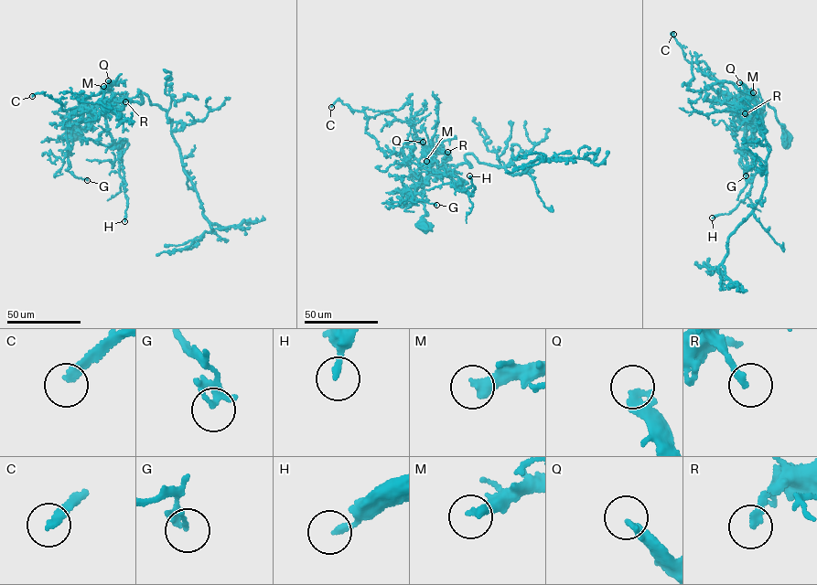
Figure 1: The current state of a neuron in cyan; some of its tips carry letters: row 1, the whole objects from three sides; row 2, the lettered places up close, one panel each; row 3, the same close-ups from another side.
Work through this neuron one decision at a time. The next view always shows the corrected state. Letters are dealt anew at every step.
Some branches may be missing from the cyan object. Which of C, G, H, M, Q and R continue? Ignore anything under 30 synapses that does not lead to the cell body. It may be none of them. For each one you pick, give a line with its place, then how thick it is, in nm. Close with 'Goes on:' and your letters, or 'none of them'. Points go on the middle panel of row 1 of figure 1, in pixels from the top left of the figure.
C: Place: (331, 107). Thickness 260 nm
M: Place: (426, 161). Thickness 360 nm
Q: Place: (423, 142). Thickness 380 nm
Goes on: C, M, Q

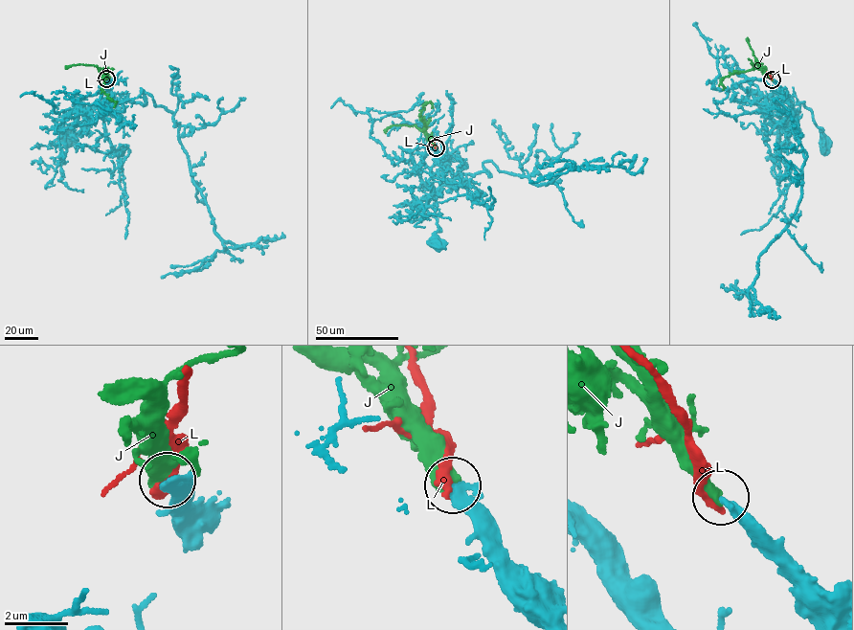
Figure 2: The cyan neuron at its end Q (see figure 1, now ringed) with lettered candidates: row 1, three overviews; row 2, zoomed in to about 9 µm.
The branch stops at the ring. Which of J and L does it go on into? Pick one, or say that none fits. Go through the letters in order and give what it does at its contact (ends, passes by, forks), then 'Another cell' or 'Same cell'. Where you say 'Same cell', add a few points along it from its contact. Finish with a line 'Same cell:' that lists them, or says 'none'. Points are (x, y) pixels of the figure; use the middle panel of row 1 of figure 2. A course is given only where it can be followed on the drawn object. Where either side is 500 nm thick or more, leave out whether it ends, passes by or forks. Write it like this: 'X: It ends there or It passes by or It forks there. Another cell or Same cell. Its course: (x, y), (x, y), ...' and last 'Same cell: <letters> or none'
J: It ends there. Same cell. Its course: (436, 147), (428, 140), (420, 116), (423, 105), (432, 103), (431, 107)
L: It ends there. Another cell
Same cell: J

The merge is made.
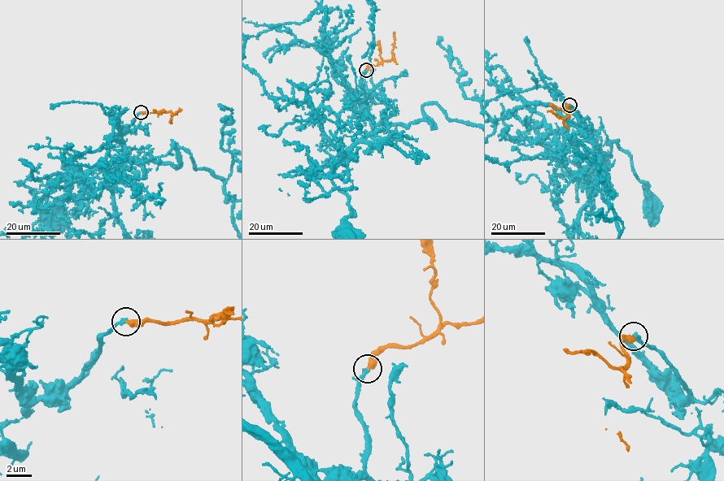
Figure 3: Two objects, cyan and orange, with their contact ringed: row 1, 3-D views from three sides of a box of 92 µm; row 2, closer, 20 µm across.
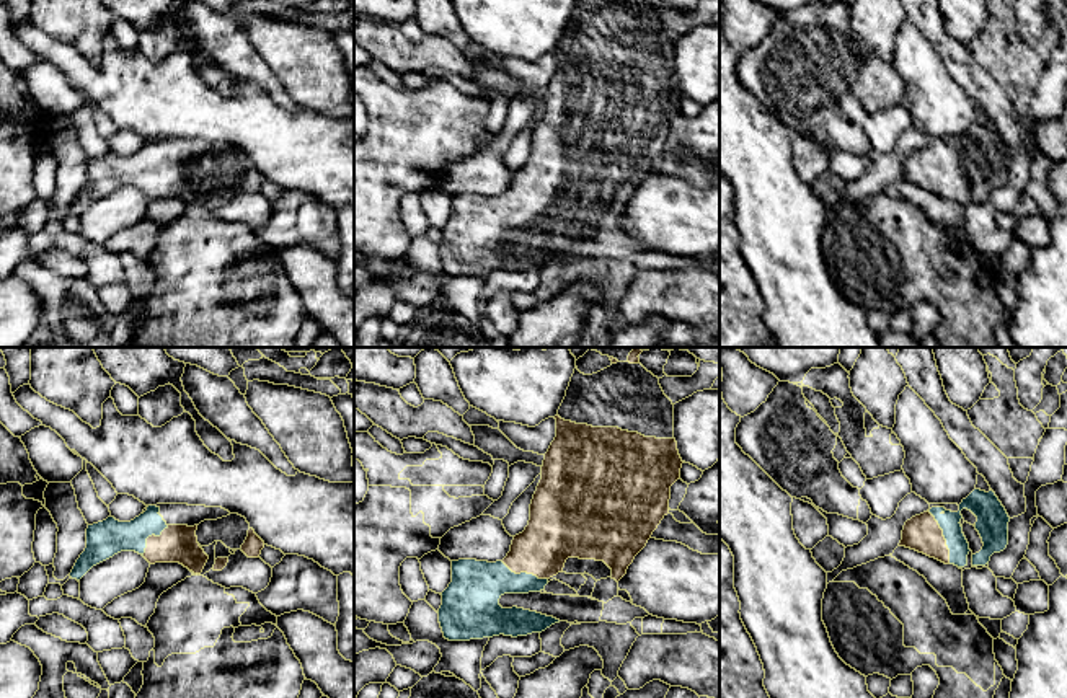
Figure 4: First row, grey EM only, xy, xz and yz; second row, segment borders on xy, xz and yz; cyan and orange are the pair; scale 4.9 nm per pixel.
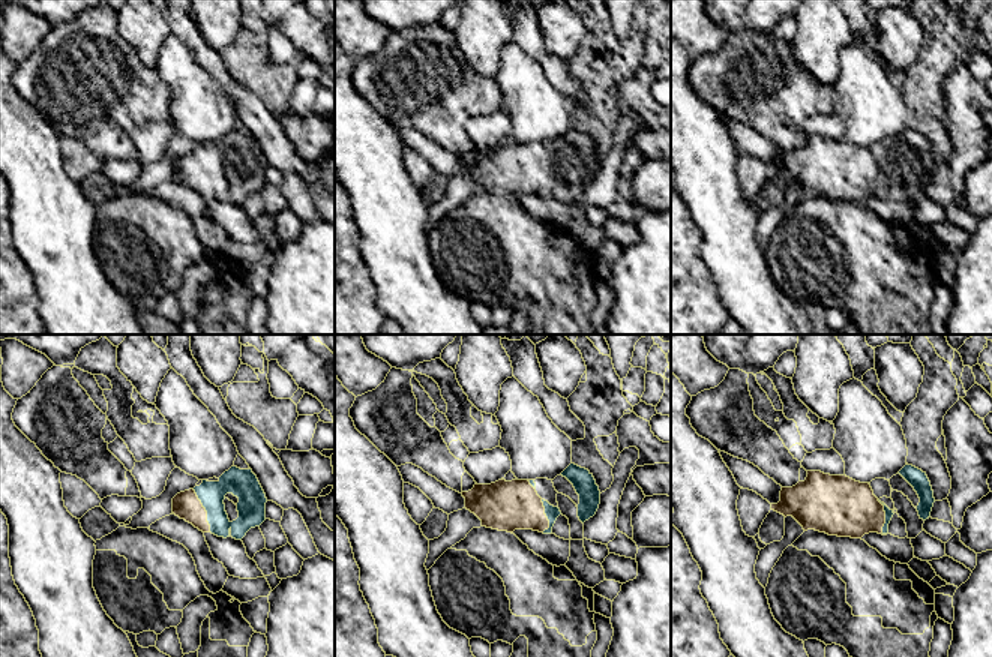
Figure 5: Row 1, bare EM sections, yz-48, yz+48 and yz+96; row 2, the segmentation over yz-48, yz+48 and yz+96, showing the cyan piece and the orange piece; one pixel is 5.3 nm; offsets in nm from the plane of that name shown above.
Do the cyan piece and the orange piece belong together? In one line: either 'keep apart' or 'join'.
join

